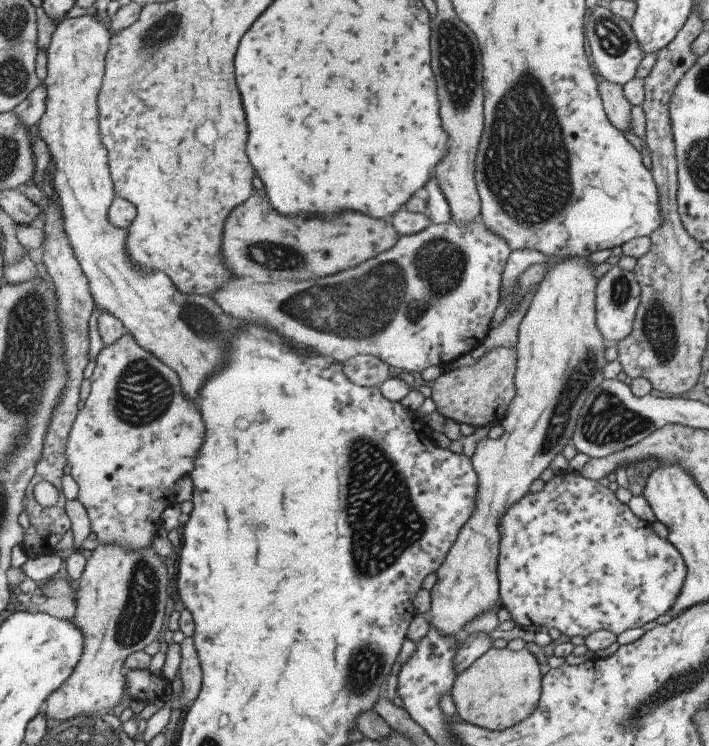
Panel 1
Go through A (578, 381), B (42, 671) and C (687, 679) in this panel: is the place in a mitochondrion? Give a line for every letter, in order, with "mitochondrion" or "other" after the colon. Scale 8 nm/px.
A: mitochondrion
B: other
C: mitochondrion

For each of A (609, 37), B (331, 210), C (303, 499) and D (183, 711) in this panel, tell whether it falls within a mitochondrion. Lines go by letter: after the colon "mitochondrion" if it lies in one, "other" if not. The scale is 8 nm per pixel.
A: mitochondrion
B: other
C: other
D: other

